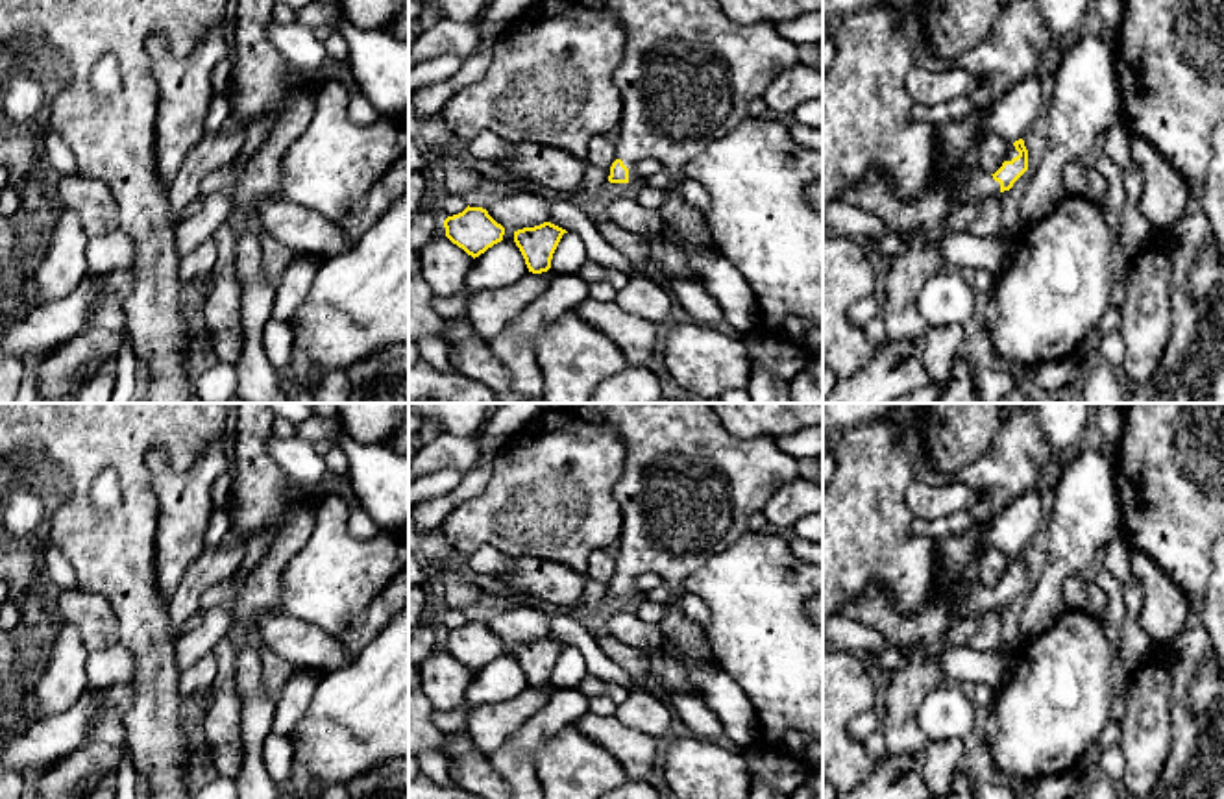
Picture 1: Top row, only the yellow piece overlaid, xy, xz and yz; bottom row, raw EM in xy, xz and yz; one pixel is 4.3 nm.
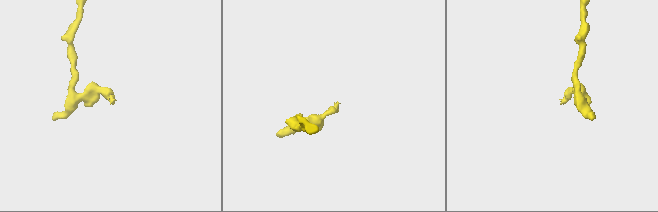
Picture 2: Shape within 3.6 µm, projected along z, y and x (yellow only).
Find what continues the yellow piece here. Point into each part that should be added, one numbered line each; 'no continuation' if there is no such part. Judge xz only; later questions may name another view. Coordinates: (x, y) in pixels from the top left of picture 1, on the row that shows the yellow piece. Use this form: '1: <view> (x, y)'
1: xz (688, 73)

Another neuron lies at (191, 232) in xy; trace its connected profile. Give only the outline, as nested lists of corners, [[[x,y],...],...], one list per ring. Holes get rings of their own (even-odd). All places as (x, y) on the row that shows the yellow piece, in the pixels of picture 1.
[[[227,192],[203,198],[203,209],[176,226],[176,248],[179,259],[198,244],[211,239],[213,233],[235,213],[235,203]]]

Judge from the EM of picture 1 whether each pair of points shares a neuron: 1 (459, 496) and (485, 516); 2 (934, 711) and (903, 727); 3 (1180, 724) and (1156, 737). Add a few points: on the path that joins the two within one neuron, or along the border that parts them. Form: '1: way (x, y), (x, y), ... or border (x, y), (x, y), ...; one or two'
1: border (490, 463), (487, 487), (463, 502), (440, 526); two
2: border (942, 683), (918, 712), (927, 742); two
3: border (1171, 685), (1171, 751), (1162, 772); two

